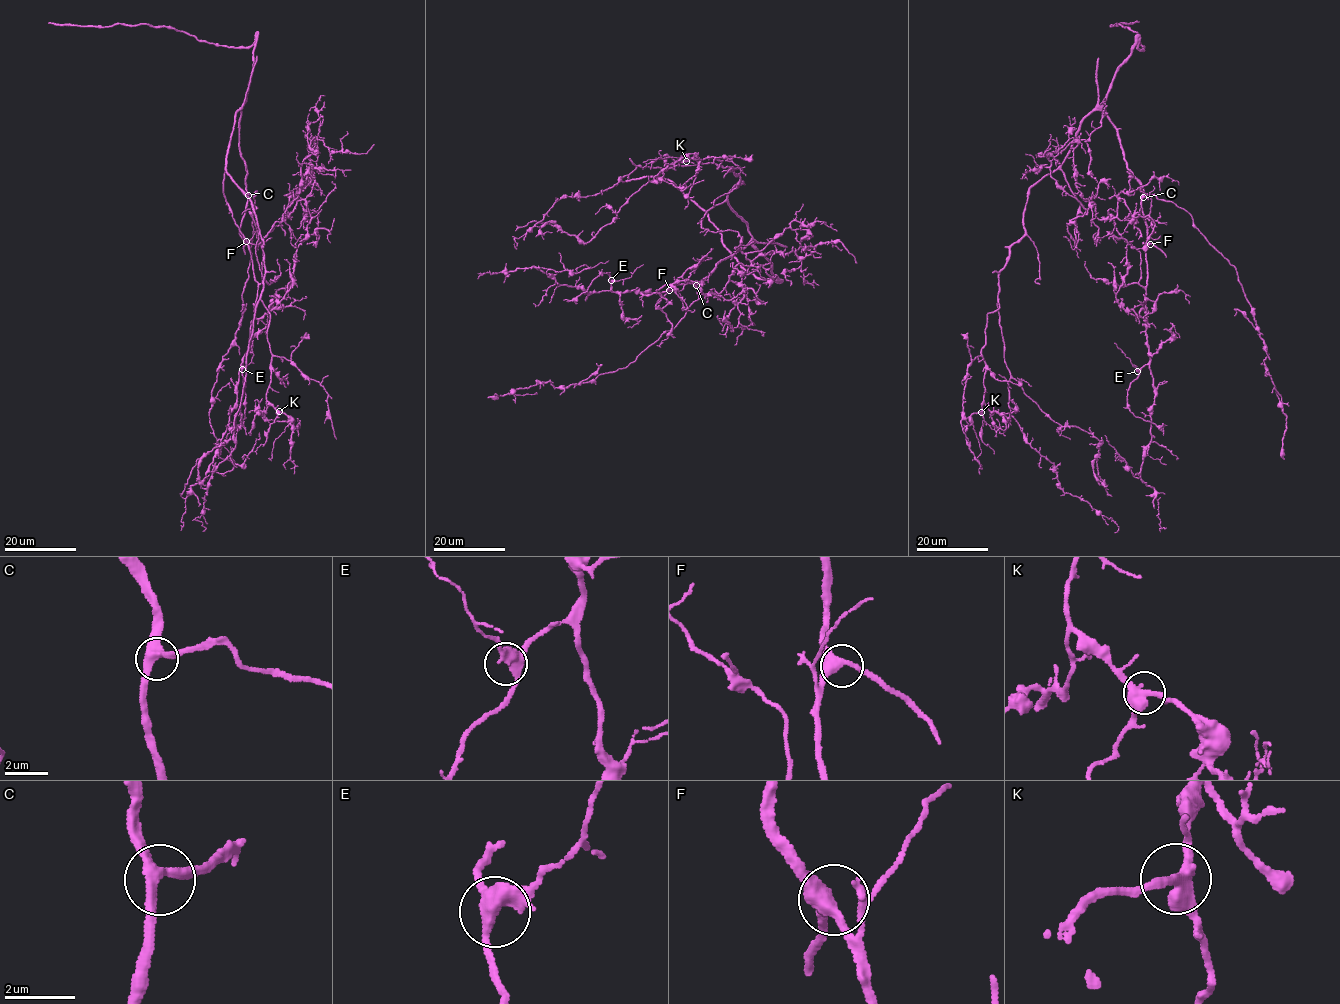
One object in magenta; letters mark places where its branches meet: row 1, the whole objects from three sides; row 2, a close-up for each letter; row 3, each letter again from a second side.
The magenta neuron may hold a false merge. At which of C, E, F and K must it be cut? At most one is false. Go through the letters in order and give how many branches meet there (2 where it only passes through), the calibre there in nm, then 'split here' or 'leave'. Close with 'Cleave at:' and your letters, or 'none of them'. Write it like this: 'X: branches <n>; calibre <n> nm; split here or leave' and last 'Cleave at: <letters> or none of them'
C: branches 3; calibre 320 nm; leave
E: branches 3; calibre 400 nm; leave
F: branches 3; calibre 400 nm; leave
K: branches 3; calibre 360 nm; leave
Cleave at: none of them

